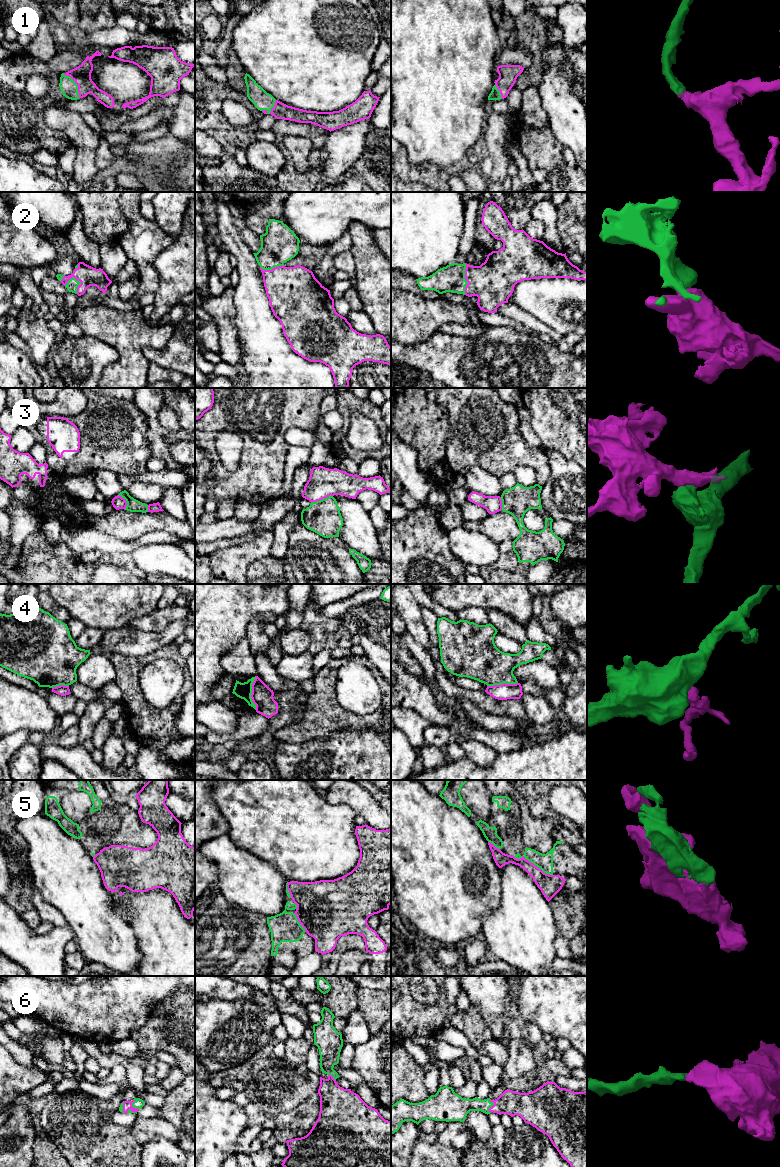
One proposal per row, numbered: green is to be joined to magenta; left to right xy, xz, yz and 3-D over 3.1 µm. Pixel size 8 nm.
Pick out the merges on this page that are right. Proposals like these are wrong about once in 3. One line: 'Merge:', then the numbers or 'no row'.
Merge: 1, 2, 6

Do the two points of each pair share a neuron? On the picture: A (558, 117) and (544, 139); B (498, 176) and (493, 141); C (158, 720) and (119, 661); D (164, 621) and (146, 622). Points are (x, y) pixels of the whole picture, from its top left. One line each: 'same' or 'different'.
A: different
B: same
C: same
D: same

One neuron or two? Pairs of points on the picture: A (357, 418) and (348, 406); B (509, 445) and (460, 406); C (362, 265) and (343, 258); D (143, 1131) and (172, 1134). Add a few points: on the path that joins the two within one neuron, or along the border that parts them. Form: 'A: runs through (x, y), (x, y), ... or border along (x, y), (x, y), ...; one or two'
A: border along (348, 414), (359, 411), (373, 421); two
B: runs through (497, 438), (472, 413); one
C: border along (349, 250), (354, 262), (354, 286); two
D: runs through (150, 1130), (165, 1130); one

